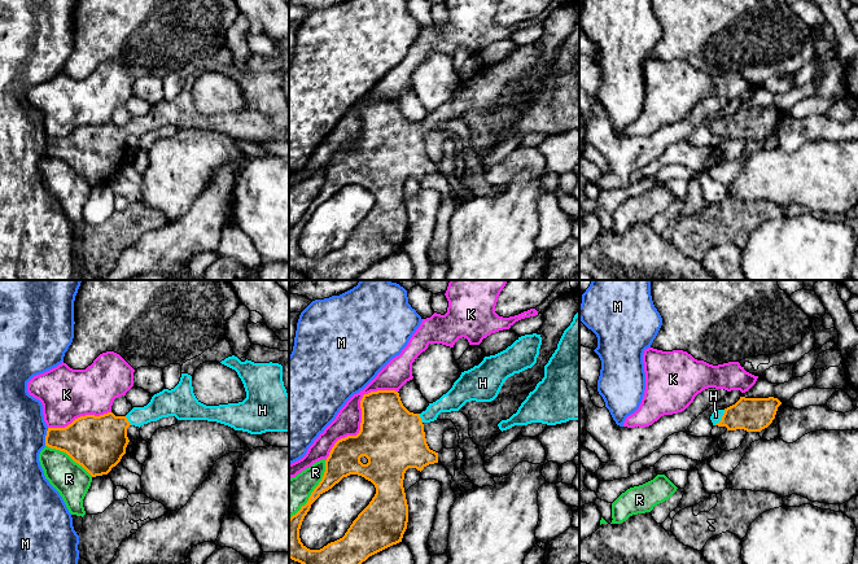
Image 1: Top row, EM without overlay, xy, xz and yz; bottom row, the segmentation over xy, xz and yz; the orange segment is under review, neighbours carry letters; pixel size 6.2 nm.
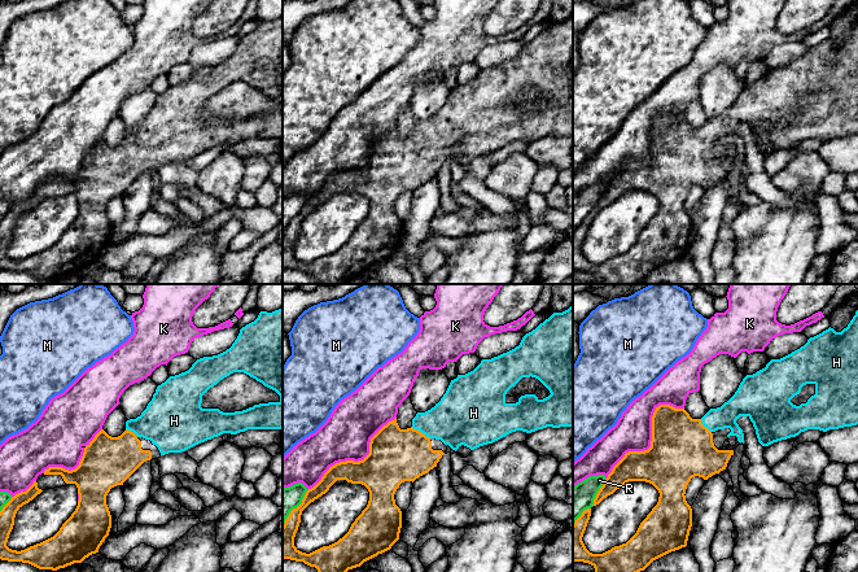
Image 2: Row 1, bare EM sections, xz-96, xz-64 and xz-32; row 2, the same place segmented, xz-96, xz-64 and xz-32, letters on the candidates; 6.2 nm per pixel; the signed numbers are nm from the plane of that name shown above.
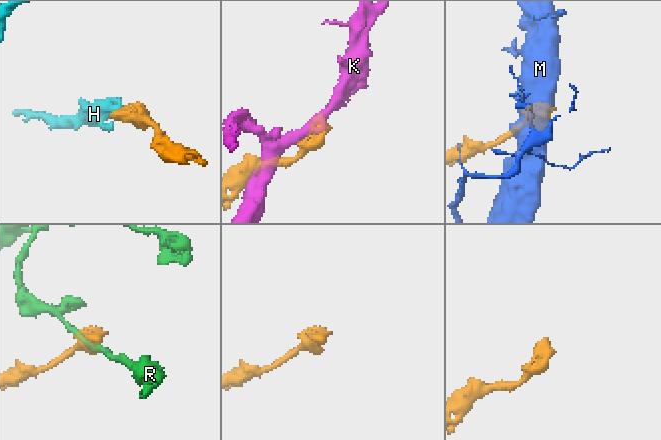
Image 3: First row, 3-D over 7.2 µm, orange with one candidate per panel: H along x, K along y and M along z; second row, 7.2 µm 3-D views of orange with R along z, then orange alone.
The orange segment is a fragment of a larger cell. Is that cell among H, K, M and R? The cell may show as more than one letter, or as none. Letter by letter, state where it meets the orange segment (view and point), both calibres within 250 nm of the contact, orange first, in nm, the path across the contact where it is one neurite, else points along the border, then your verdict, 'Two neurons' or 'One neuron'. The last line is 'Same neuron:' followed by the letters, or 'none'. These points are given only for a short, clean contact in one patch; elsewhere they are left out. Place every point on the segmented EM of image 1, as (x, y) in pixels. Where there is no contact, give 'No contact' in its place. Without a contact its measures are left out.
H: Touches orange at yz (722, 418). Thickness 200 nm (orange) against 70 nm. Path across: yz (749, 414), (722, 418), (716, 416). One neuron
K: Touches orange at xz (362, 418). Thickness 400 nm (orange) against 160 nm. Two neurons
M: Touches orange at xy (46, 437). Thickness 280 nm (orange) against 280 nm. Two neurons
R: Touches orange at xz (314, 490). Thickness 190 nm (orange) against 200 nm. Two neurons
Same neuron: H

